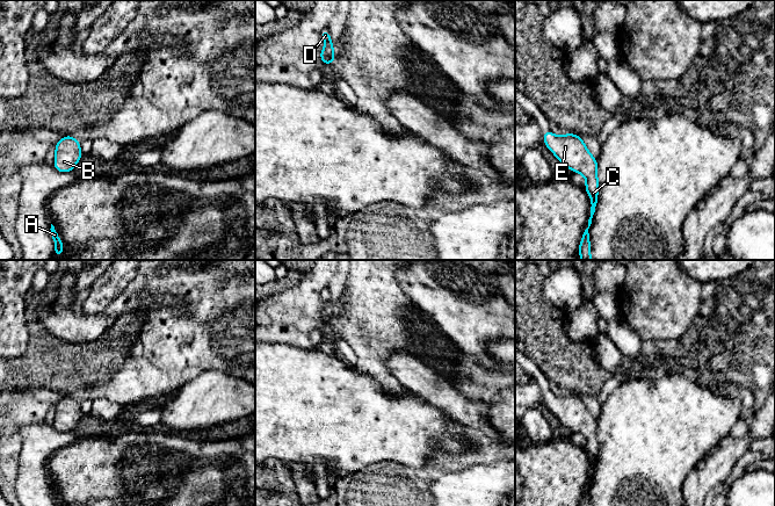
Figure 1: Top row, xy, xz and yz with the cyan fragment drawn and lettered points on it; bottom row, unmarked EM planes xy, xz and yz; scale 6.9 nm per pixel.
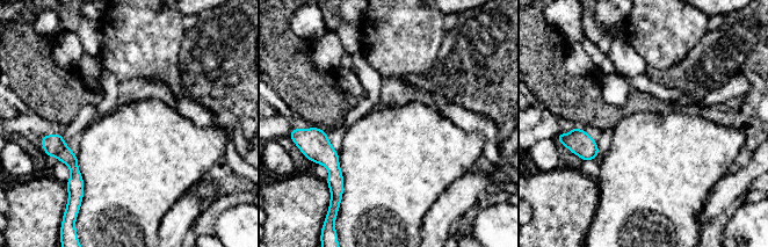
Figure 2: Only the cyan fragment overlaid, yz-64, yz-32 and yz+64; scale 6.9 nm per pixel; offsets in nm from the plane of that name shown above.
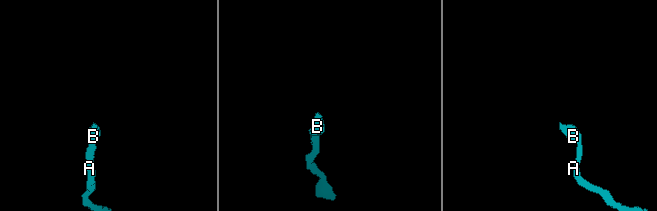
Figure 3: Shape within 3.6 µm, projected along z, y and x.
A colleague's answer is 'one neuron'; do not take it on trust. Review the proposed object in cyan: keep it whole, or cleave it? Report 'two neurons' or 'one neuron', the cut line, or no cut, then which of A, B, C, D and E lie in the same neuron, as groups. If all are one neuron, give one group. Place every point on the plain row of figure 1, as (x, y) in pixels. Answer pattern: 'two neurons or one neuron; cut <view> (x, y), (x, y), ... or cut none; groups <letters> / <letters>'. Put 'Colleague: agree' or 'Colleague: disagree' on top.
Colleague: agree
one neuron; cut none; groups A B C D E

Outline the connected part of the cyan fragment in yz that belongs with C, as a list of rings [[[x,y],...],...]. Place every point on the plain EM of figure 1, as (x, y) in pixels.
[[[546,390],[546,391],[544,391],[544,393],[543,393],[543,399],[544,399],[544,405],[556,415],[556,418],[557,418],[564,426],[566,426],[567,428],[570,428],[570,429],[571,429],[572,432],[574,432],[574,433],[581,433],[581,434],[586,438],[586,446],[585,446],[584,448],[585,448],[585,450],[586,450],[586,451],[588,453],[588,455],[589,455],[592,467],[591,467],[591,477],[589,477],[589,479],[588,479],[588,487],[585,490],[585,492],[584,492],[584,494],[582,494],[582,497],[581,497],[581,500],[580,500],[579,506],[591,506],[588,489],[589,489],[589,486],[591,486],[591,484],[592,484],[592,478],[593,478],[593,475],[594,475],[594,472],[595,472],[595,467],[596,467],[596,463],[597,463],[597,456],[599,456],[599,449],[600,449],[600,444],[599,444],[599,441],[597,441],[597,420],[596,420],[596,418],[594,418],[594,417],[591,414],[591,412],[588,411],[587,406],[585,405],[585,403],[584,403],[584,400],[582,400],[582,397],[579,397],[579,396],[574,395],[574,393],[567,393],[567,392],[566,392],[564,396],[559,397],[559,396],[556,396],[555,393],[552,393],[550,390]]]

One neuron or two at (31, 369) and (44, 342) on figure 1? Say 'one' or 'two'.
one

